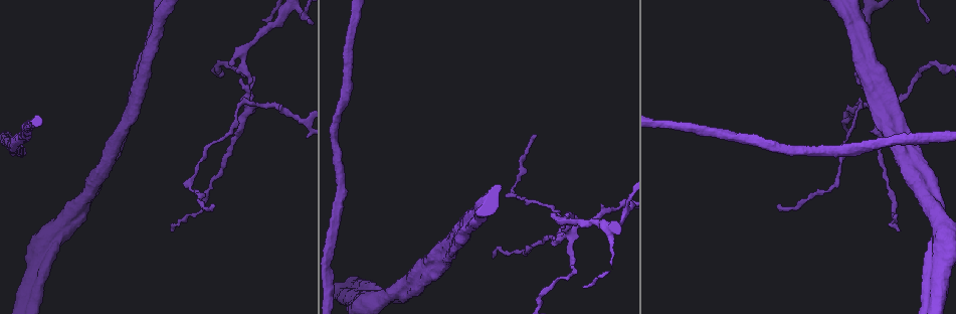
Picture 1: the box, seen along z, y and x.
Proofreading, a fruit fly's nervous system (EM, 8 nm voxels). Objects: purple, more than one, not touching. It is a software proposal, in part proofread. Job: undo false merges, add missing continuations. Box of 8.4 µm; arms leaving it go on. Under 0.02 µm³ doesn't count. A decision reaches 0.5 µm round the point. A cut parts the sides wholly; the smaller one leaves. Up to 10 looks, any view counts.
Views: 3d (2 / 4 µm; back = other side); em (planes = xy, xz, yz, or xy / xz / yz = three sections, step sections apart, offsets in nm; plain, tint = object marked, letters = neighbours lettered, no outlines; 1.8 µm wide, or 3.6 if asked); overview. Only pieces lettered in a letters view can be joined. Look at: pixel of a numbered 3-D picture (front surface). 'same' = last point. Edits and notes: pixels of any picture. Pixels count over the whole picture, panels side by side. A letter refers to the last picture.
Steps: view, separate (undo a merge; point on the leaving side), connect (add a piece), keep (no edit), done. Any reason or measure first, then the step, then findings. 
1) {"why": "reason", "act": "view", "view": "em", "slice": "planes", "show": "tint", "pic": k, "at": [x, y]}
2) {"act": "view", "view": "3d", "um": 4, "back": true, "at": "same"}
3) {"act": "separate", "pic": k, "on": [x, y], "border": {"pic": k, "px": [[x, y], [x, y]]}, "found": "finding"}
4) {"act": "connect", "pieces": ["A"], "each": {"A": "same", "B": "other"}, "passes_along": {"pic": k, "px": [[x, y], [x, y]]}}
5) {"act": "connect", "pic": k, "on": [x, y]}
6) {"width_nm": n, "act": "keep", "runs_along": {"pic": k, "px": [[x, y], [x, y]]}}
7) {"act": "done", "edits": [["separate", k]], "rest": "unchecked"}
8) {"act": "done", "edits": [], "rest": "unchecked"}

{"why": "sharp bend", "act": "view", "view": "3d", "um": 4, "pic": 1, "at": [244, 103]}

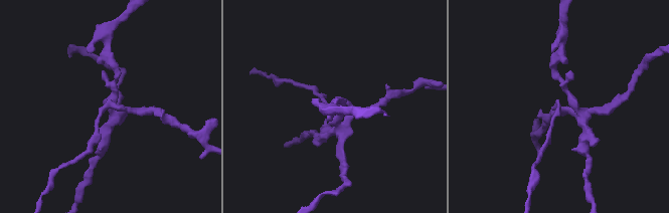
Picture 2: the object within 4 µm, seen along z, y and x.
{"why": "need the tissue", "act": "view", "view": "em", "slice": "planes", "show": "letters", "pic": 2, "at": [112, 104]}

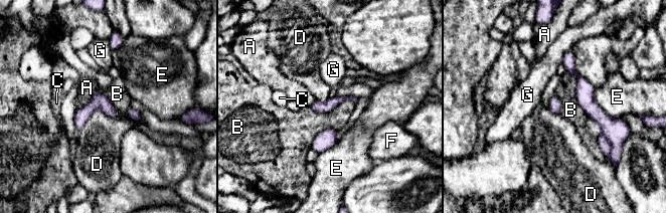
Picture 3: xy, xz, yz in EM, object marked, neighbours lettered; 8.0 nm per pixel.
{"longest_contact_nm": ["B", 400], "act": "separate", "pic": 3, "on": [605, 145], "each": {"A": "other", "B": "other", "C": "other", "D": "other", "E": "other", "F": "other", "G": "other"}, "border": {"pic": 3, "px": [[602, 133], [612, 146]]}, "found": "a second neuron is stuck on"}

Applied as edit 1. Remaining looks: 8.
{"why": "redraw", "act": "view", "view": "overview"}

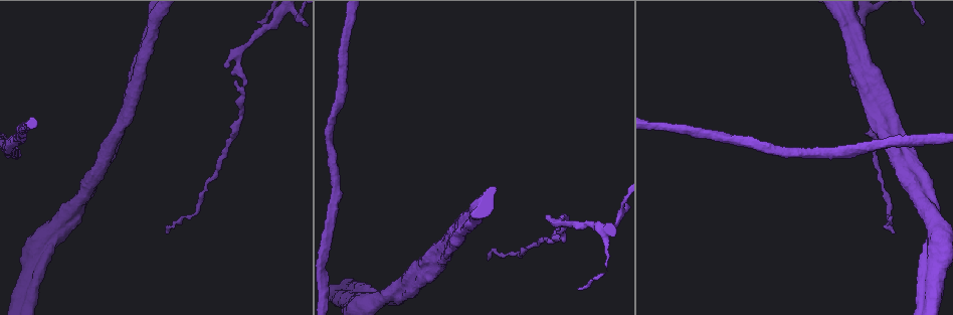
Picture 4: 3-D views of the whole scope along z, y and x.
{"why": "free end", "act": "view", "view": "em", "slice": "xz", "step": 8, "show": "tint", "pic": 4, "at": [877, 66]}

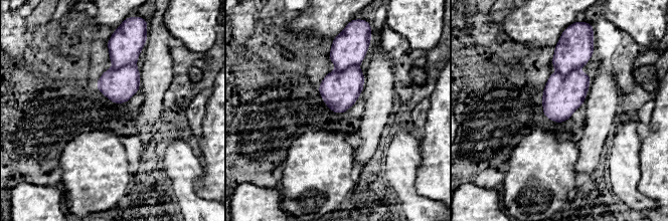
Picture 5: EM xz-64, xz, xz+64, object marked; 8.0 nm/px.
{"why": "cut it another way", "act": "view", "view": "em", "slice": "planes", "show": "letters", "at": "same"}

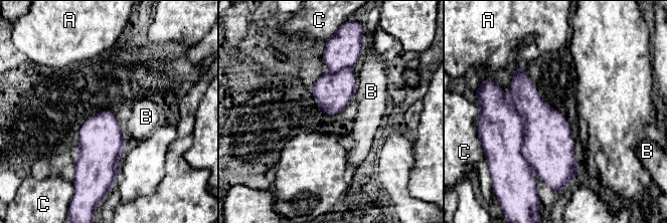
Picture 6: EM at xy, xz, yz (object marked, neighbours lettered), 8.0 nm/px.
{"width_nm": 300, "act": "keep", "each": {"A": "other", "B": "other", "C": "other"}, "border": {"pic": 6, "px": [[357, 75], [357, 87], [353, 94]]}, "found": "no lettered piece goes on from it"}

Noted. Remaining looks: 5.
{"why": "branch point", "act": "view", "view": "3d", "um": 2, "back": true, "pic": 4, "at": [425, 263]}

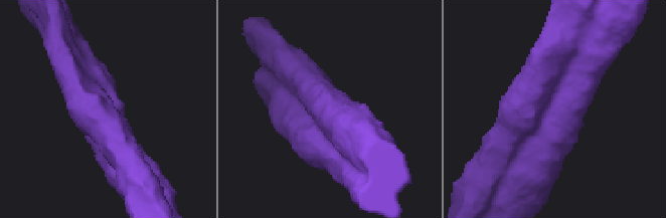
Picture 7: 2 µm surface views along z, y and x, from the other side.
{"act": "view", "view": "em", "slice": "yz", "step": 4, "show": "tint", "pic": 7, "at": [555, 112]}

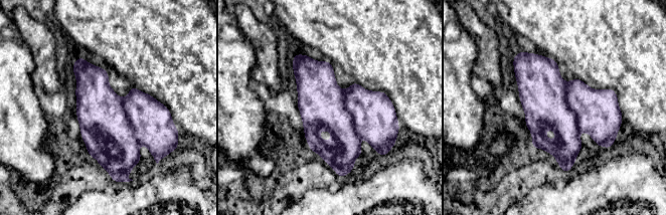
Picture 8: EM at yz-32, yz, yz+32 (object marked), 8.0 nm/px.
{"act": "view", "view": "em", "slice": "xy", "step": 8, "show": "letters", "at": "same"}

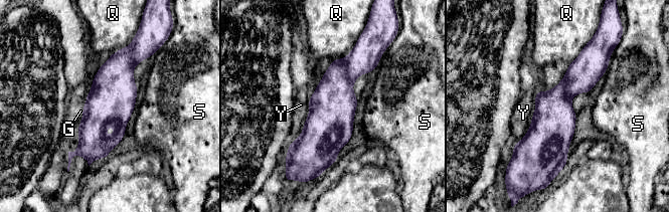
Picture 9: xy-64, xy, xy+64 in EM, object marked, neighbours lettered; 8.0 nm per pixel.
{"act": "keep", "each": {"G": "other", "Q": "other", "S": "other", "Y": "other"}, "border": {"pic": 9, "px": [[309, 97], [308, 117], [294, 141]]}, "found": "continuous, no second neuron"}

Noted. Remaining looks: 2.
{"act": "done", "edits": [["separate", 3]], "rest": "unchecked"}

